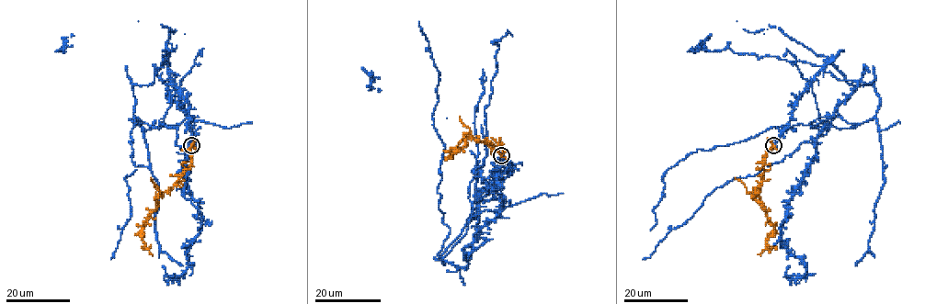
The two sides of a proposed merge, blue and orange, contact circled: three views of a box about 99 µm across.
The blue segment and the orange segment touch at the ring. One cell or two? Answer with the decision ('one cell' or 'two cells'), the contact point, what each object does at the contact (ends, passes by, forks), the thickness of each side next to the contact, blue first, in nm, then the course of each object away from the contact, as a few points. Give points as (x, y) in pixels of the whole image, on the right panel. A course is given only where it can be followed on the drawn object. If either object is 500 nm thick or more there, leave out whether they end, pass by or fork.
one cell; at (773, 145); blue forks there; orange forks there; 260 nm thick on the blue side, 280 nm on the other; blue runs (774, 145), (827, 64), (873, 86), (873, 118), (836, 117), (825, 135), (717, 186), (642, 259); orange runs (774, 145), (767, 152), (761, 185), (752, 197), (768, 214), (773, 229), (767, 247), (758, 254)

